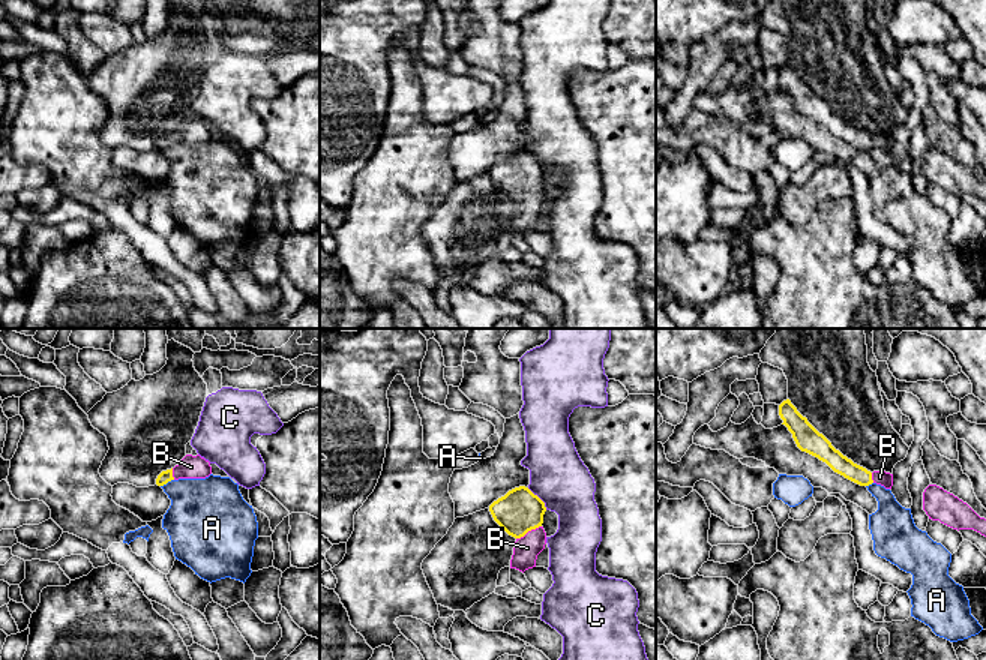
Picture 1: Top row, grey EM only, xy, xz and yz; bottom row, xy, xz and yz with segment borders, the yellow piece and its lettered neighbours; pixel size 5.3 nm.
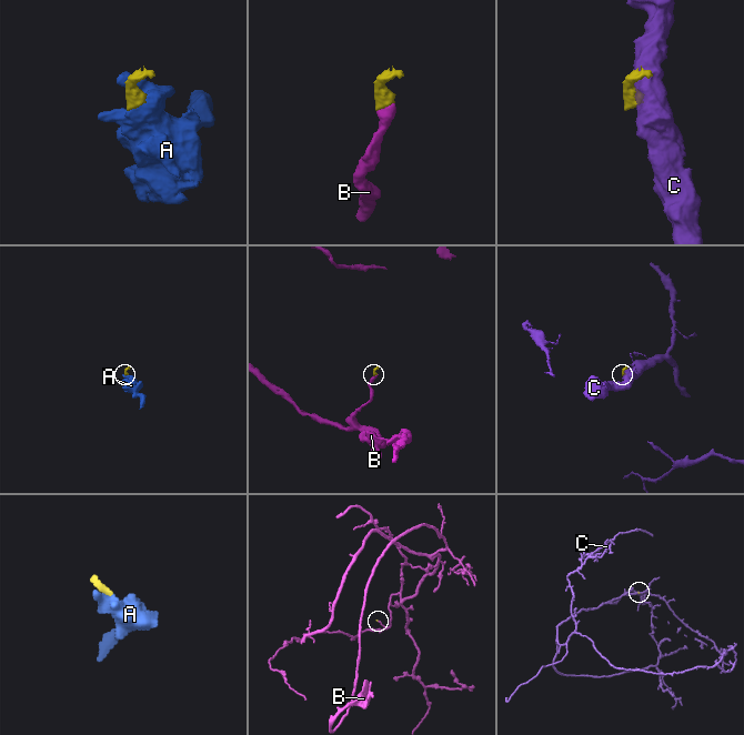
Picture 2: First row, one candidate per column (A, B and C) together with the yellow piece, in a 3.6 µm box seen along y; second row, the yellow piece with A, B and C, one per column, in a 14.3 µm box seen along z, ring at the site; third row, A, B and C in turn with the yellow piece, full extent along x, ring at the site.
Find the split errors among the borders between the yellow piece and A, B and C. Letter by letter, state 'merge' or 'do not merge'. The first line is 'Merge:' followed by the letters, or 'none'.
Merge: B
A: do not merge
B: merge
C: do not merge

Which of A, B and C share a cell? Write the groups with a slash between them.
A / B / C

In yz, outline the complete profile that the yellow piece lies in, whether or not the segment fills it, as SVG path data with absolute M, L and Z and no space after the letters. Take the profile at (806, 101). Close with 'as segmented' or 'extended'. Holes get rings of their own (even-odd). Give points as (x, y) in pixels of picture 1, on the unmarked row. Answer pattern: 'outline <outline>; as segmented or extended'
outline M789 63L779 69L779 80L782 88L788 92L797 111L819 124L825 126L834 136L860 148L869 150L872 147L881 148L885 153L893 150L893 138L885 135L867 135L866 132L854 128L851 123L836 114L831 106L819 98L806 81L803 81Z; extended

